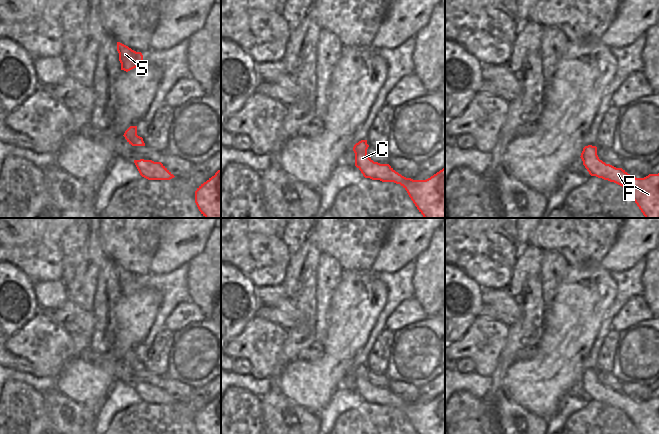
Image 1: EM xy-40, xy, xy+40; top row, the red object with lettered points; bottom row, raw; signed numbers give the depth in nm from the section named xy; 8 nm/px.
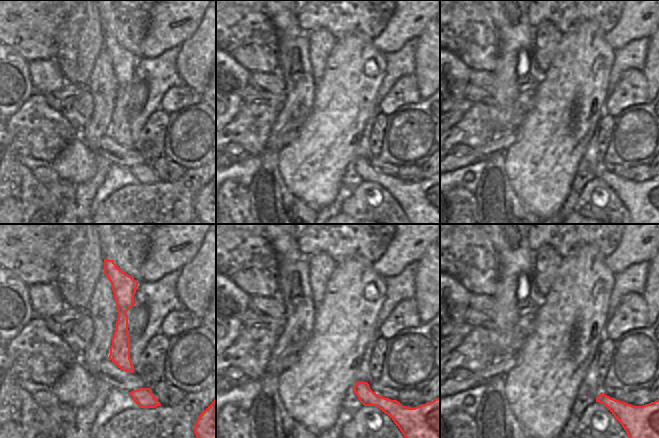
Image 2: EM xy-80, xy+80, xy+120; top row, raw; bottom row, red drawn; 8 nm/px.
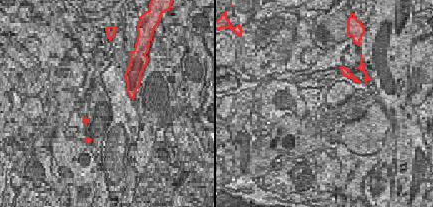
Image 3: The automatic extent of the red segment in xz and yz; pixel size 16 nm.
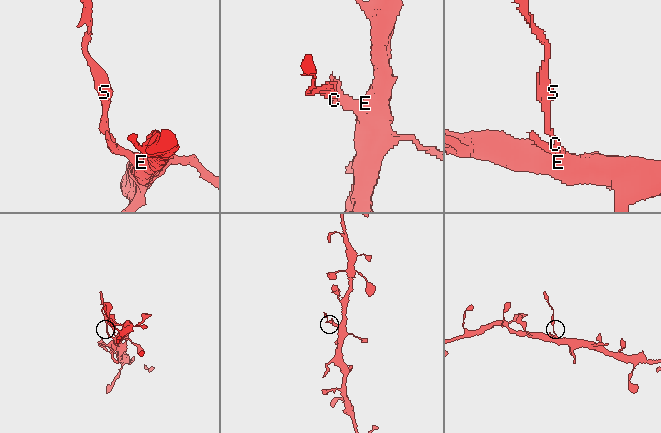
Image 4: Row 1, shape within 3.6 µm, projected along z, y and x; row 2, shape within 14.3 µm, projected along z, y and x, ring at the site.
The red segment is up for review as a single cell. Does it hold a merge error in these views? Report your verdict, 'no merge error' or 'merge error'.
merge error

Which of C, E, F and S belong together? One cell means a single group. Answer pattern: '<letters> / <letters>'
C E F / S

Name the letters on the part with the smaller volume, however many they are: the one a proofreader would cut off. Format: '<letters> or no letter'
S

